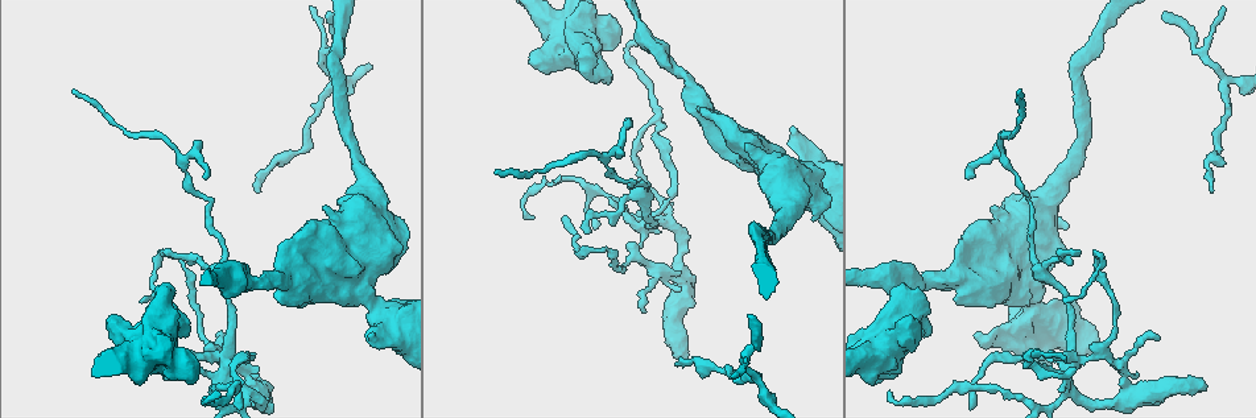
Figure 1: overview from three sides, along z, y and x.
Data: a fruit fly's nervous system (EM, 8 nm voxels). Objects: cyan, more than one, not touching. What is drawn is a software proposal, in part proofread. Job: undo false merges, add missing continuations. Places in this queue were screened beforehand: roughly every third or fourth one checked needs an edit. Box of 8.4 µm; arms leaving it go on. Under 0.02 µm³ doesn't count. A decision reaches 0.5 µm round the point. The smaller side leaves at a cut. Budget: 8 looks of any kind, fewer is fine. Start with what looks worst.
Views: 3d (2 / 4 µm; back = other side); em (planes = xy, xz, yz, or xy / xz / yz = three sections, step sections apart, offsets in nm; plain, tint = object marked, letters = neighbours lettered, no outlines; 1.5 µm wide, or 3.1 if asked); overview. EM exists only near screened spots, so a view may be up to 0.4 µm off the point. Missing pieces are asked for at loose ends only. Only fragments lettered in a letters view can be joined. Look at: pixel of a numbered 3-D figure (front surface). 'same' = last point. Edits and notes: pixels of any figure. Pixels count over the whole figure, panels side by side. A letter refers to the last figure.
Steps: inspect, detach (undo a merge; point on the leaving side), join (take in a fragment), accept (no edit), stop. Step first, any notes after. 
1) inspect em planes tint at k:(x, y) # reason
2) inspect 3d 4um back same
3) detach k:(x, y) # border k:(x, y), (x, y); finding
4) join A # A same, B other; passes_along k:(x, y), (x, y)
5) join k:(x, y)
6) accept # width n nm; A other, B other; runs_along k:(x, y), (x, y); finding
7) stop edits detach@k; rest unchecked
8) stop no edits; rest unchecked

inspect 3d 2um at 1:(378, 331) # sudden change in width

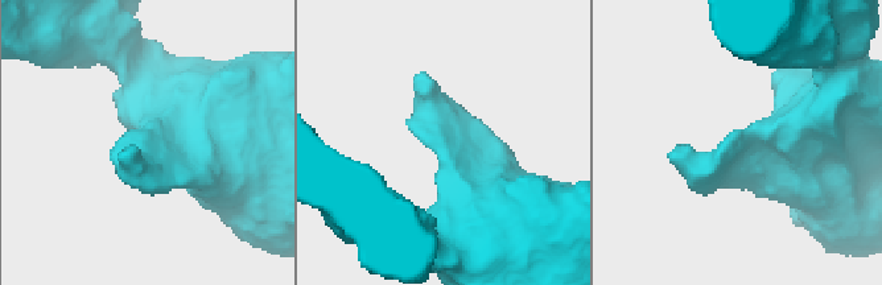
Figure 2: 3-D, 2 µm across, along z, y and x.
inspect em planes plain at 2:(753, 135)

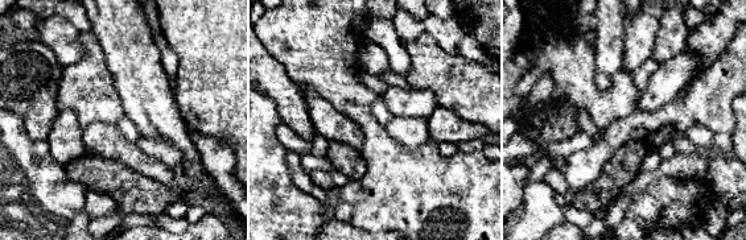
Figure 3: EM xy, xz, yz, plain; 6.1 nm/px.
inspect em planes letters same # what lies round it

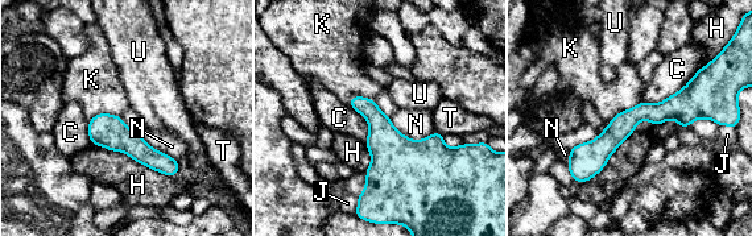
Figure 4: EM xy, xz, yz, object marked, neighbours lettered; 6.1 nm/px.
accept # C other, H other, J other, K other, N other, T other, U other; runs_along 4:(718, 111), (639, 112), (573, 158); continuous, no second neuron

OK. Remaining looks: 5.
inspect 3d 4um at 1:(1202, 385) # an open end

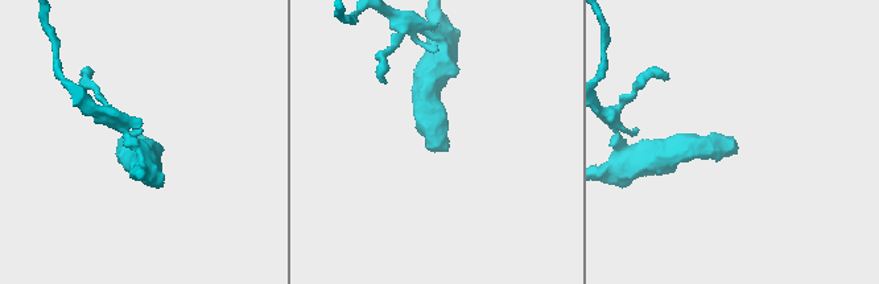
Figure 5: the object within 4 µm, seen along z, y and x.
inspect em xz step 4 letters at 5:(732, 150)

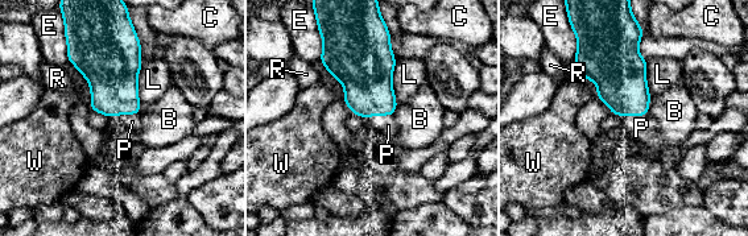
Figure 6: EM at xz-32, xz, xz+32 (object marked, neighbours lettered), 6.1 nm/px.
join 6:(388, 125) # width 280 nm; B other, C other, E other, L other, P same, R other, W other; the neuron continues

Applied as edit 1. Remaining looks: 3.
inspect overview

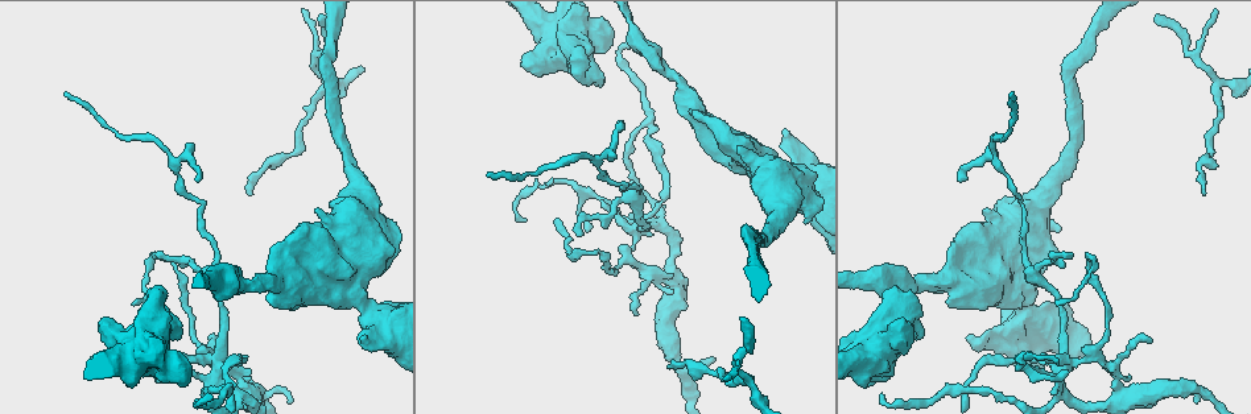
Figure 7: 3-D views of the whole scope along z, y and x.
inspect em planes letters at 7:(668, 368) # an open end

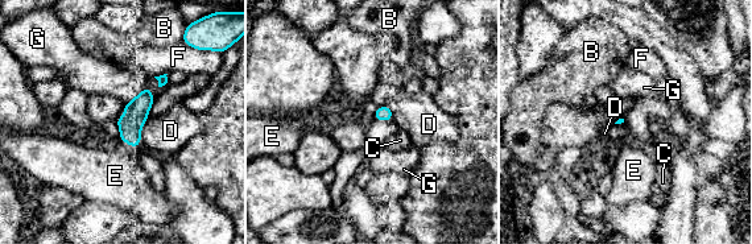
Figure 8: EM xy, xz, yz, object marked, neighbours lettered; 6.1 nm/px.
join 8:(115, 176) # B other, C other, D other, E same, F other, G other; it goes on there

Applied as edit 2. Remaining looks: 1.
inspect em xz step 8 letters at 7:(914, 285) # a narrow waist

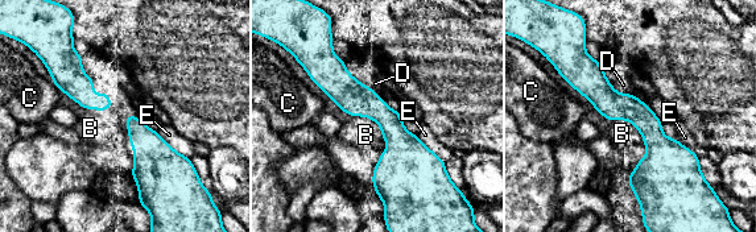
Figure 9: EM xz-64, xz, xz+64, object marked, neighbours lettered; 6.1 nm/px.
accept # B other, C other, D other, E other; all the same neuron

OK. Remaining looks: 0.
stop edits join@6, join@8; rest unchecked

